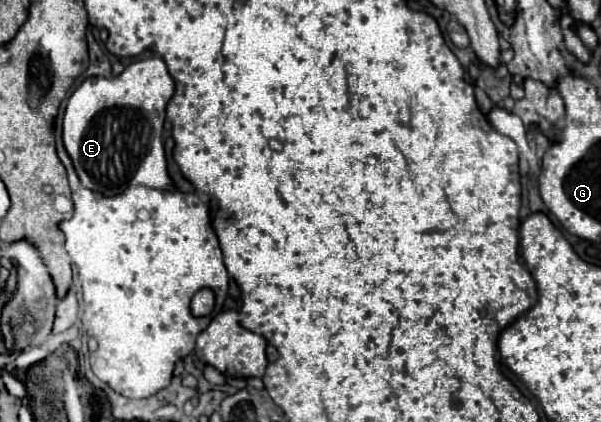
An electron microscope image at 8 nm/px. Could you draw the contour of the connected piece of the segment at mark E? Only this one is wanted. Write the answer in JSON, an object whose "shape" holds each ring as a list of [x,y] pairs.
{"shape":[[[161,57],[133,61],[119,77],[89,77],[75,89],[63,117],[63,145],[83,187],[103,197],[135,185],[177,191],[167,173],[161,141],[165,107],[173,91],[175,83]]]}

